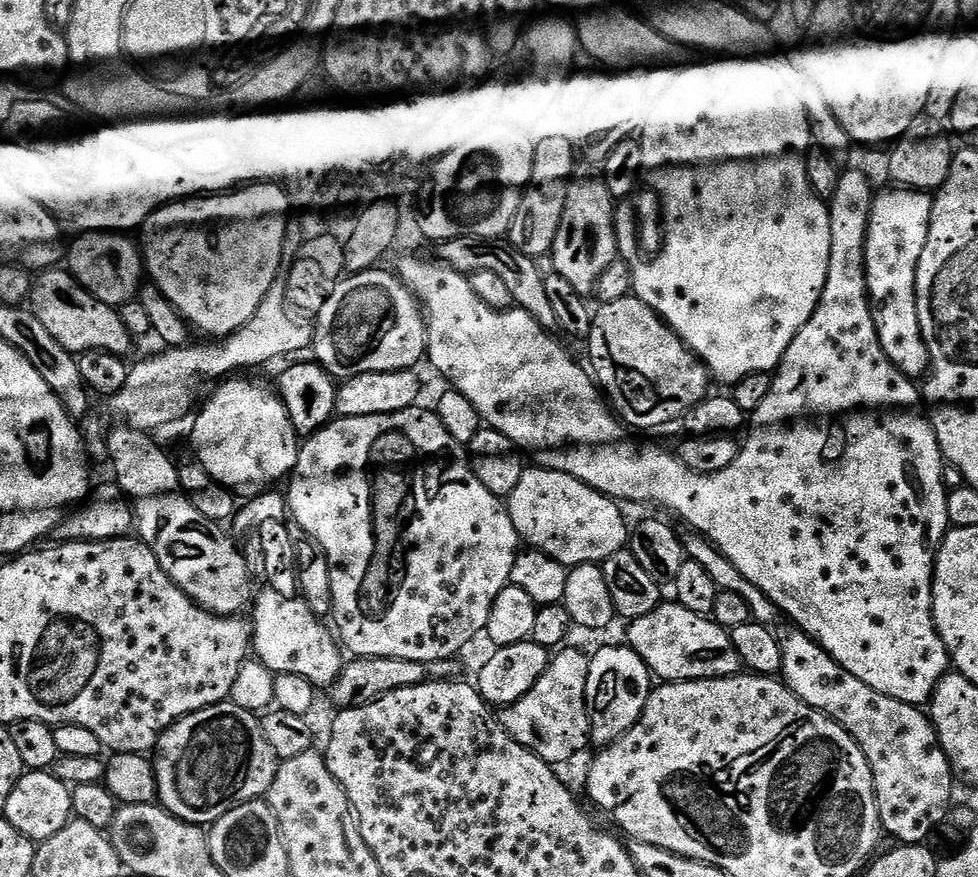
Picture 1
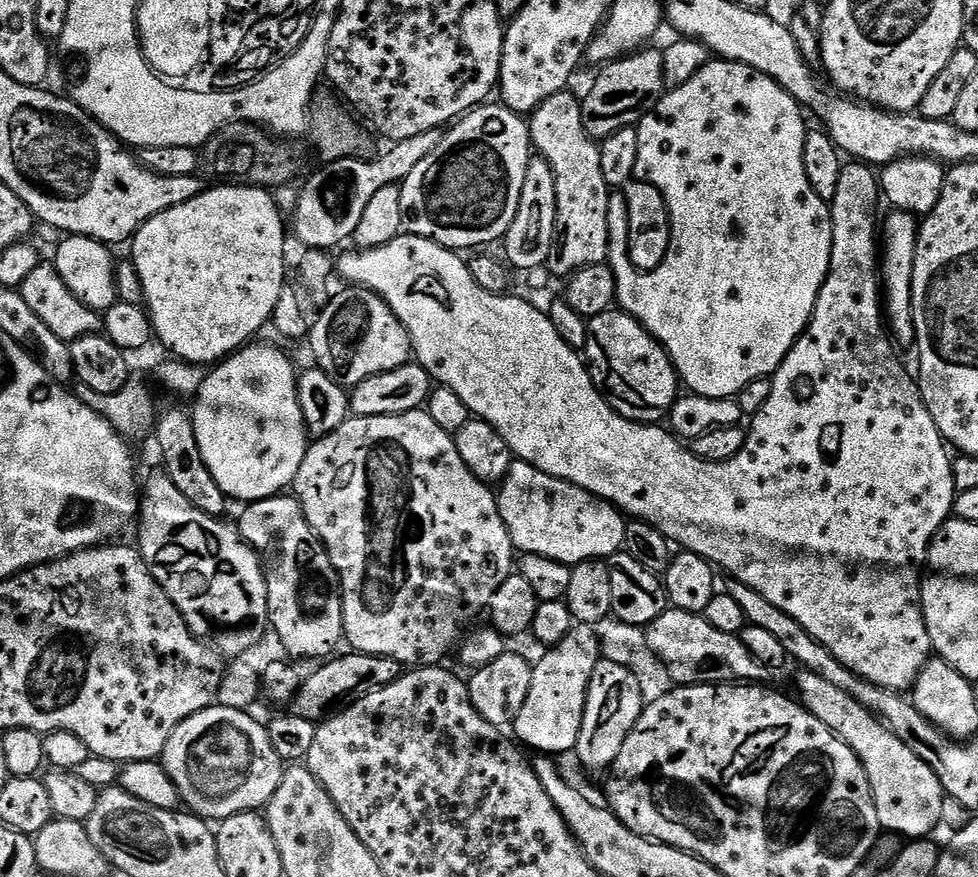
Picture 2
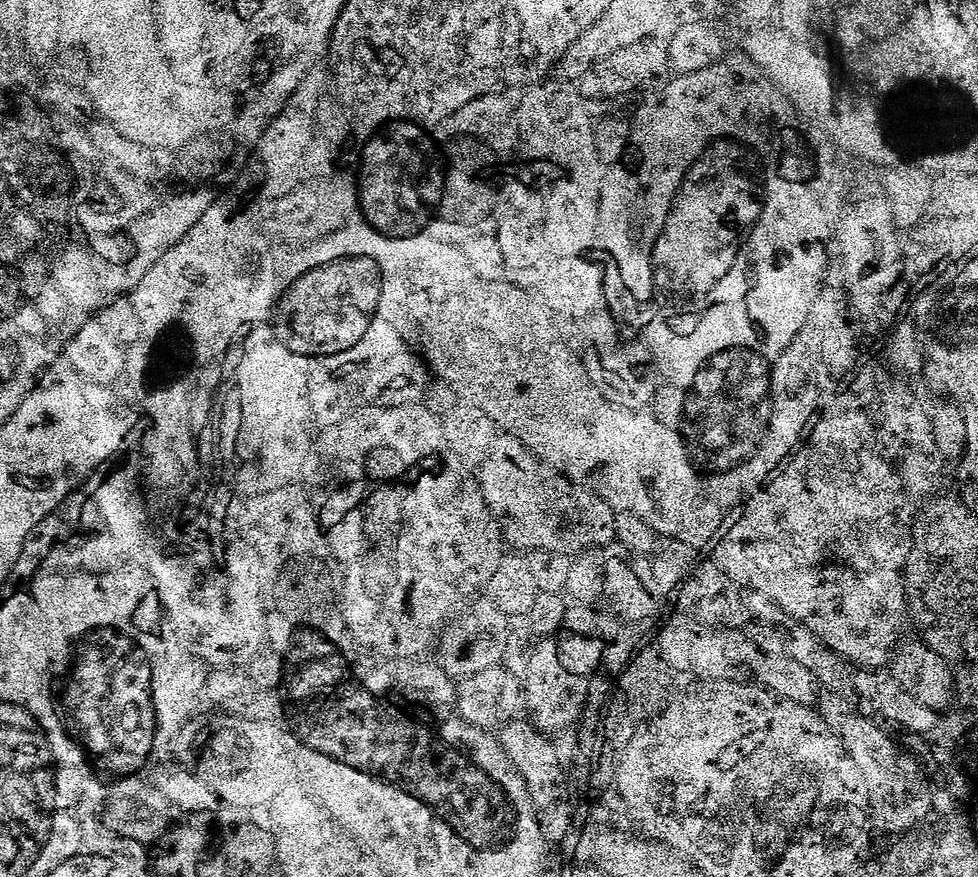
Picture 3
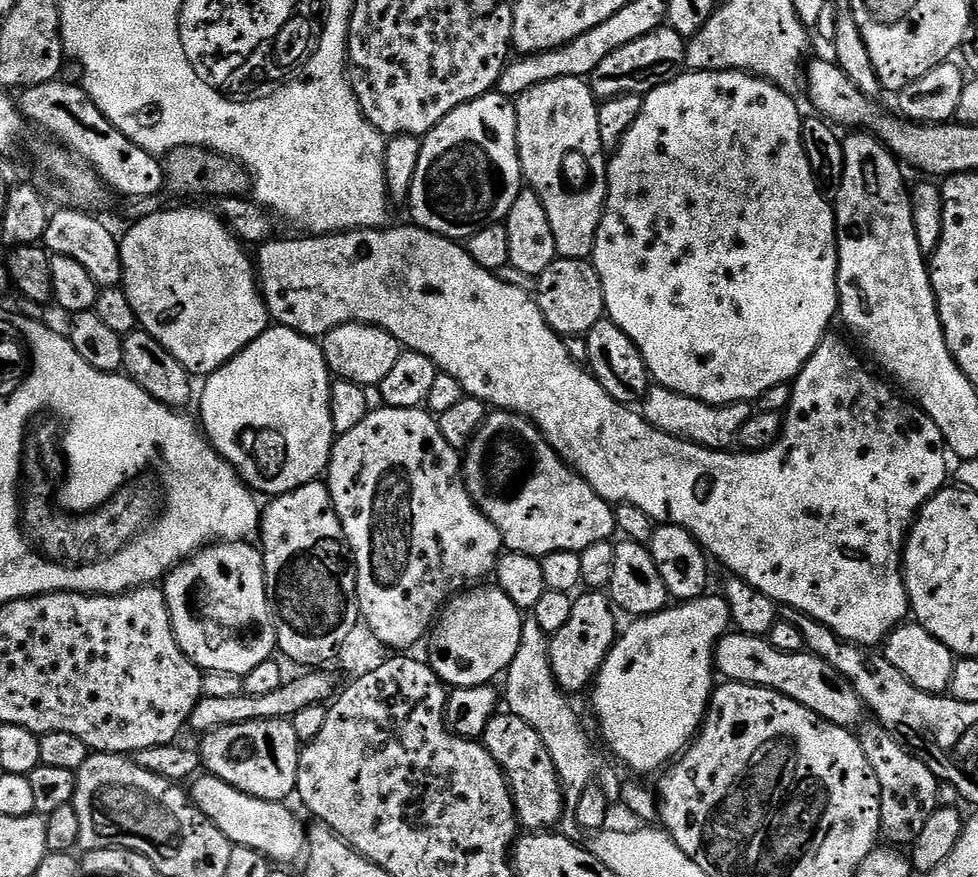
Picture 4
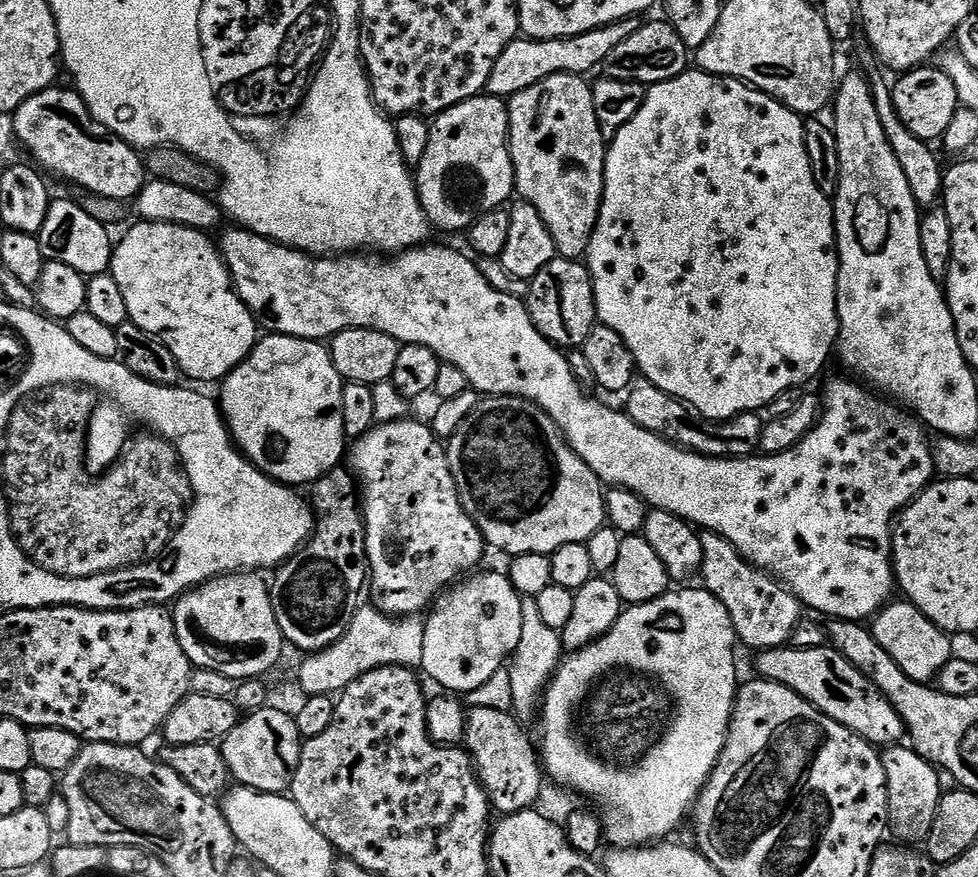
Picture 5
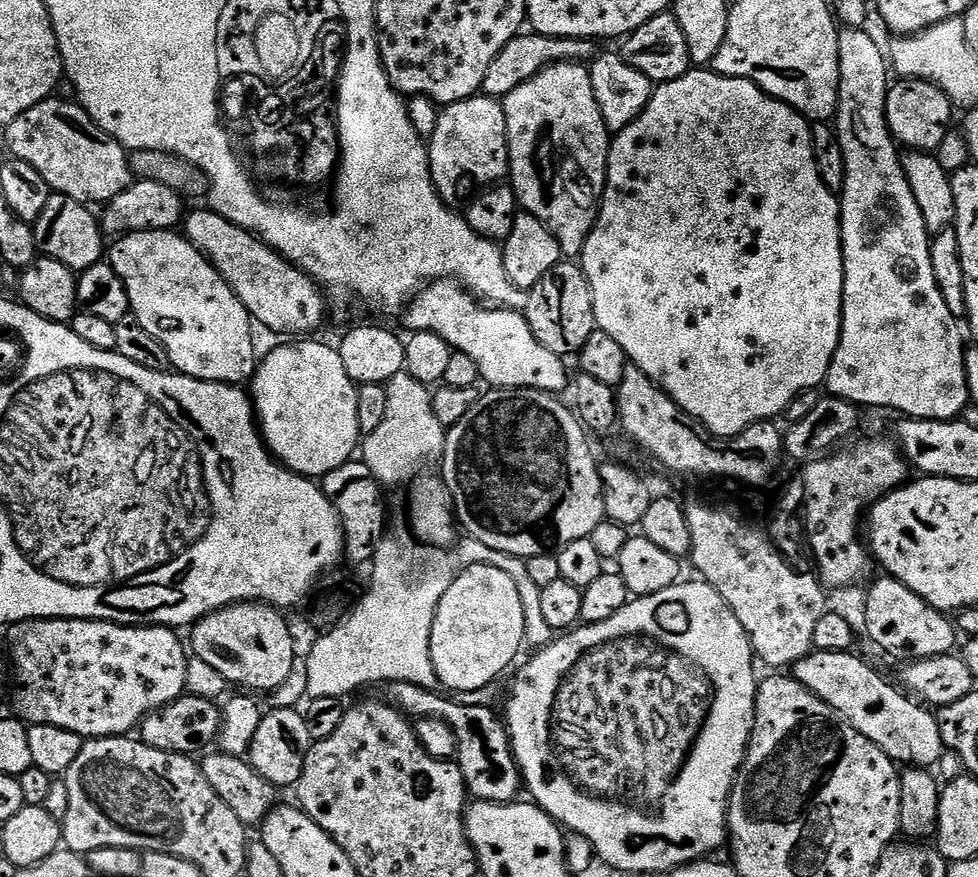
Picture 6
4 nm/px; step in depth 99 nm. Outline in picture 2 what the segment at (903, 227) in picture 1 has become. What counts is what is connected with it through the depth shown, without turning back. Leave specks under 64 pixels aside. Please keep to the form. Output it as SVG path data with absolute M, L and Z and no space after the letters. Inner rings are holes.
M892 210L889 213L888 221L885 224L883 221L882 224L882 300L886 305L886 324L897 345L912 346L916 342L916 323L912 309L912 279L920 224L911 212Z

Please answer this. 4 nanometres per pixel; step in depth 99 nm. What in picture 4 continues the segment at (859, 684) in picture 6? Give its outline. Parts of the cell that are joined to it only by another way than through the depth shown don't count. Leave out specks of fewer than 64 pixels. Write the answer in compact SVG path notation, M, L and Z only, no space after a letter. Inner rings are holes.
M739 630L729 631L716 646L714 668L724 675L723 679L738 684L753 684L759 688L772 688L784 696L794 698L802 706L817 712L824 720L851 729L865 719L866 707L856 687L834 666L811 652L783 652L772 645L771 639L763 636L748 636Z

